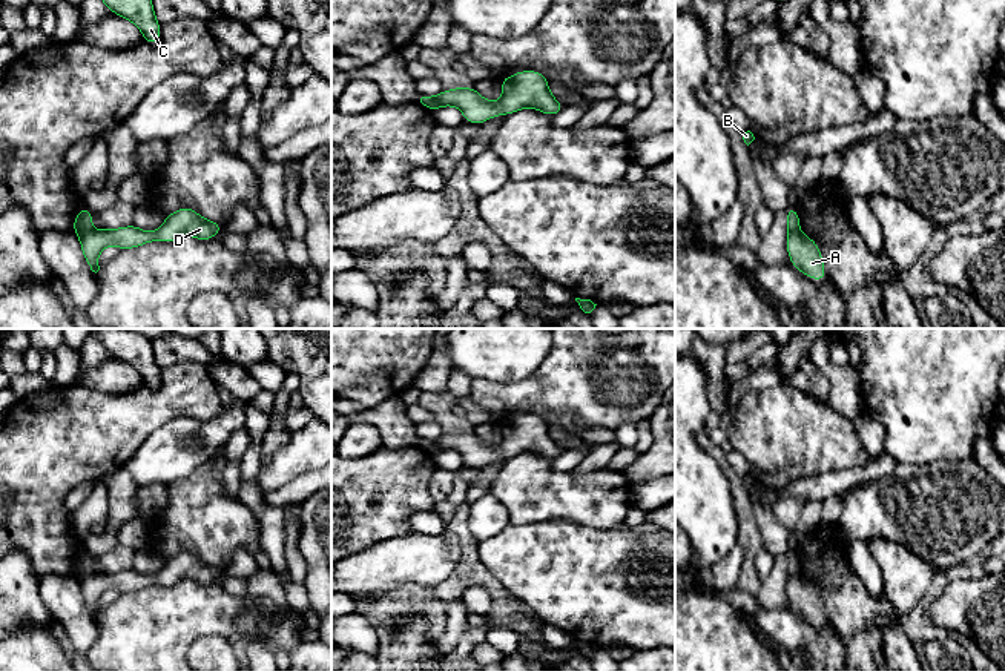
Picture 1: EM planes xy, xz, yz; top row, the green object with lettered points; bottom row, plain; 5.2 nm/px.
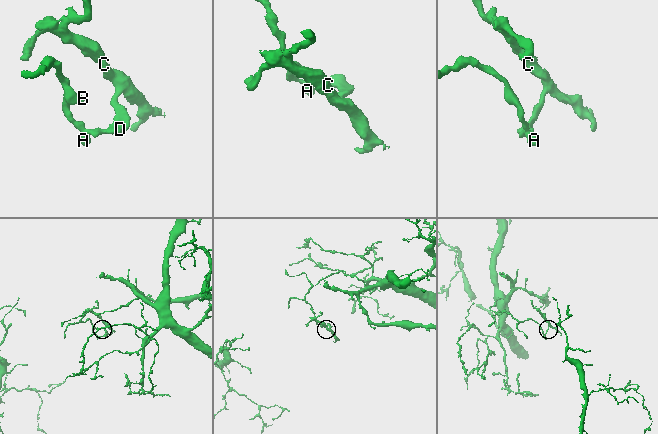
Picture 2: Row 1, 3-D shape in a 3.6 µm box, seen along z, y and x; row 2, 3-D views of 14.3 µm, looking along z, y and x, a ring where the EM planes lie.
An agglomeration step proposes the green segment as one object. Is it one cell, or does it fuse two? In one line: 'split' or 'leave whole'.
split

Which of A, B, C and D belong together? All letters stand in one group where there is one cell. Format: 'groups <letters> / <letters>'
groups A C D / B

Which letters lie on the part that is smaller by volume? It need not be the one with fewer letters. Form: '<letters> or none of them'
A, C, D

